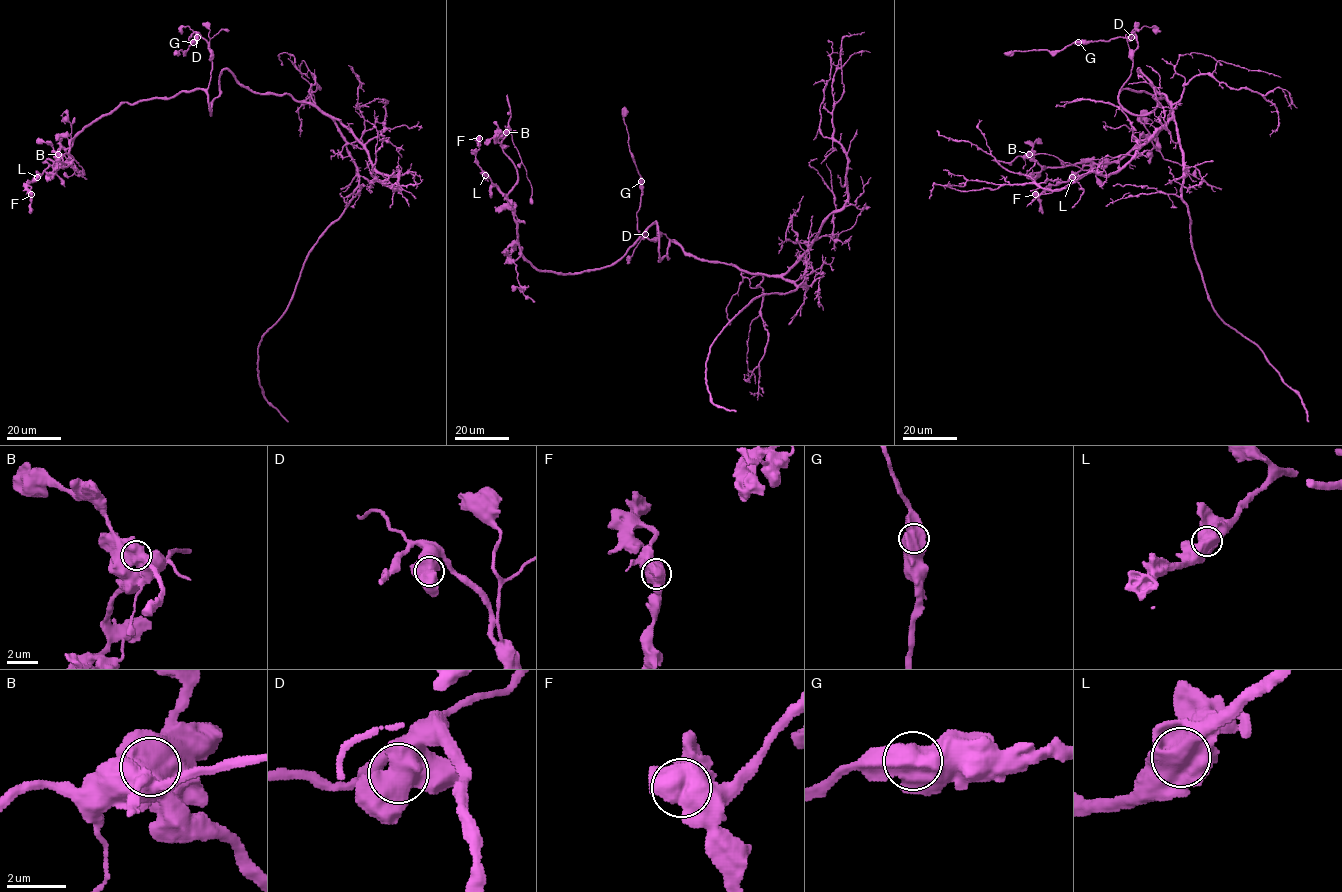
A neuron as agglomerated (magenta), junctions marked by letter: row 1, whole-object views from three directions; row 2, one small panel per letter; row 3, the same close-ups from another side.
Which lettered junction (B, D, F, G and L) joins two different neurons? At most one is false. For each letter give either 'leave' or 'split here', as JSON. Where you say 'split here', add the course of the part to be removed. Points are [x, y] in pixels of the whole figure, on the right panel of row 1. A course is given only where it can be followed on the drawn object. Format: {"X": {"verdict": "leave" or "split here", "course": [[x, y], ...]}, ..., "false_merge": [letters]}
{"B": {"verdict": "split here", "course": [[1029, 154], [1053, 155], [1100, 175]]}, "D": {"verdict": "leave"}, "F": {"verdict": "leave"}, "G": {"verdict": "leave"}, "L": {"verdict": "leave"}, "false_merge": ["B"]}

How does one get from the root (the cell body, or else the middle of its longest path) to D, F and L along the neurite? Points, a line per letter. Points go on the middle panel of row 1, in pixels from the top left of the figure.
D: (679, 246), (670, 241), (668, 258), (661, 260), (657, 223), (660, 236), (656, 240), (645, 234)
F: (679, 246), (670, 241), (661, 260), (654, 221), (610, 265), (539, 271), (478, 164), (479, 138)
L: (679, 246), (670, 241), (661, 260), (654, 221), (610, 265), (539, 271), (522, 253), (508, 200), (485, 175)

